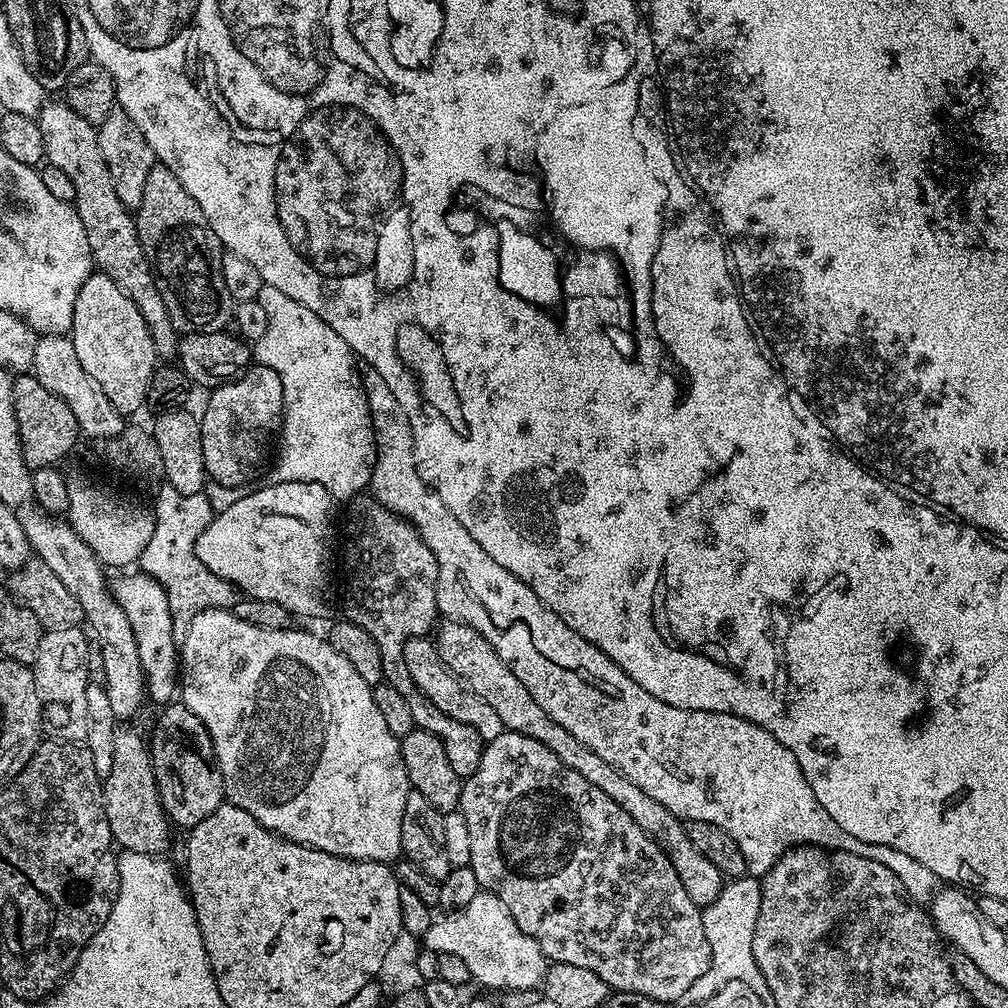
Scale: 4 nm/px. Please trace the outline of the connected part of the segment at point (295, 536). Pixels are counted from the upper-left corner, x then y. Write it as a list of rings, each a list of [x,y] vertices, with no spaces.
[[[268,482],[265,488],[219,509],[202,530],[196,553],[206,570],[235,584],[244,596],[278,602],[293,617],[328,616],[332,507],[330,493],[314,482]]]

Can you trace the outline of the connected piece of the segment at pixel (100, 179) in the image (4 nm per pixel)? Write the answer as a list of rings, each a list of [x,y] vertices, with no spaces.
[[[63,102],[45,103],[38,113],[38,123],[47,163],[58,166],[58,170],[63,170],[70,182],[74,182],[74,207],[78,218],[82,218],[82,226],[86,226],[93,265],[106,273],[114,286],[118,286],[118,290],[122,290],[122,294],[126,294],[126,298],[138,306],[138,314],[142,314],[150,330],[157,357],[164,362],[171,361],[168,359],[171,356],[173,359],[180,347],[180,336],[174,322],[170,322],[166,302],[162,302],[152,263],[140,245],[133,213],[120,201],[114,190],[108,163],[102,158],[102,150],[98,146],[97,129],[86,122],[82,114],[74,114],[74,110],[70,110],[70,106]]]

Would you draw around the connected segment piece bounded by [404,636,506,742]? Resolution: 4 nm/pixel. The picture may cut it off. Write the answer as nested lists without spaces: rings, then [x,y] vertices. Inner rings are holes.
[[[415,636],[412,640],[408,640],[404,647],[404,661],[406,670],[410,670],[410,678],[414,678],[414,686],[418,686],[420,693],[431,704],[438,706],[442,714],[466,726],[474,726],[474,730],[478,730],[478,734],[485,742],[498,738],[506,731],[502,718],[498,718],[497,712],[488,703],[482,702],[482,698],[478,698],[478,694],[474,694],[474,690],[470,690],[463,680],[459,680],[446,666],[446,662],[442,662],[431,639]]]

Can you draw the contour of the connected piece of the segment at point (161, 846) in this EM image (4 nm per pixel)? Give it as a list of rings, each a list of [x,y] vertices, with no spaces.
[[[132,726],[117,727],[114,734],[114,766],[110,766],[110,774],[102,780],[104,816],[110,822],[113,841],[123,851],[160,856],[172,840],[173,829],[156,788],[149,741],[128,727]]]

